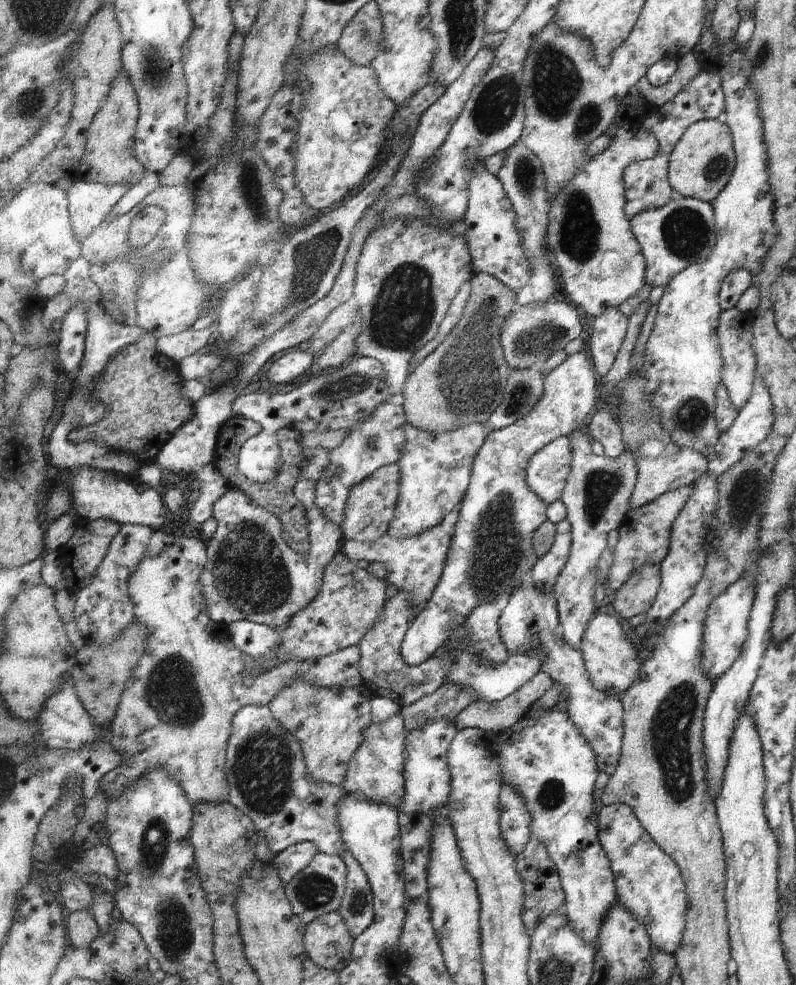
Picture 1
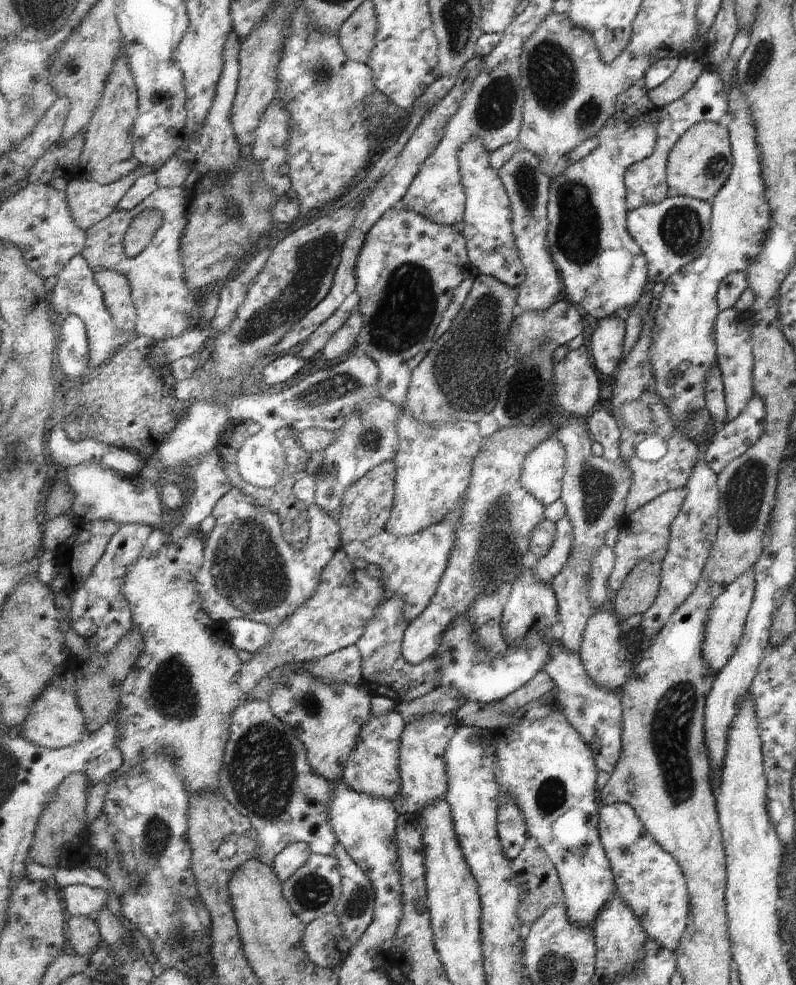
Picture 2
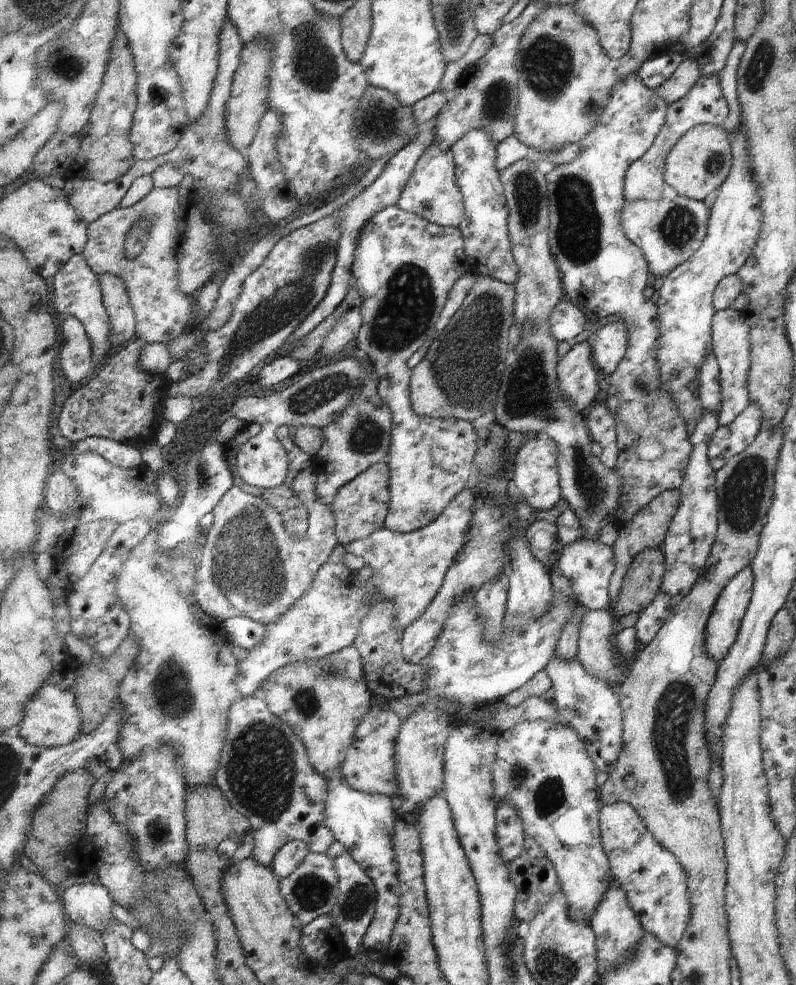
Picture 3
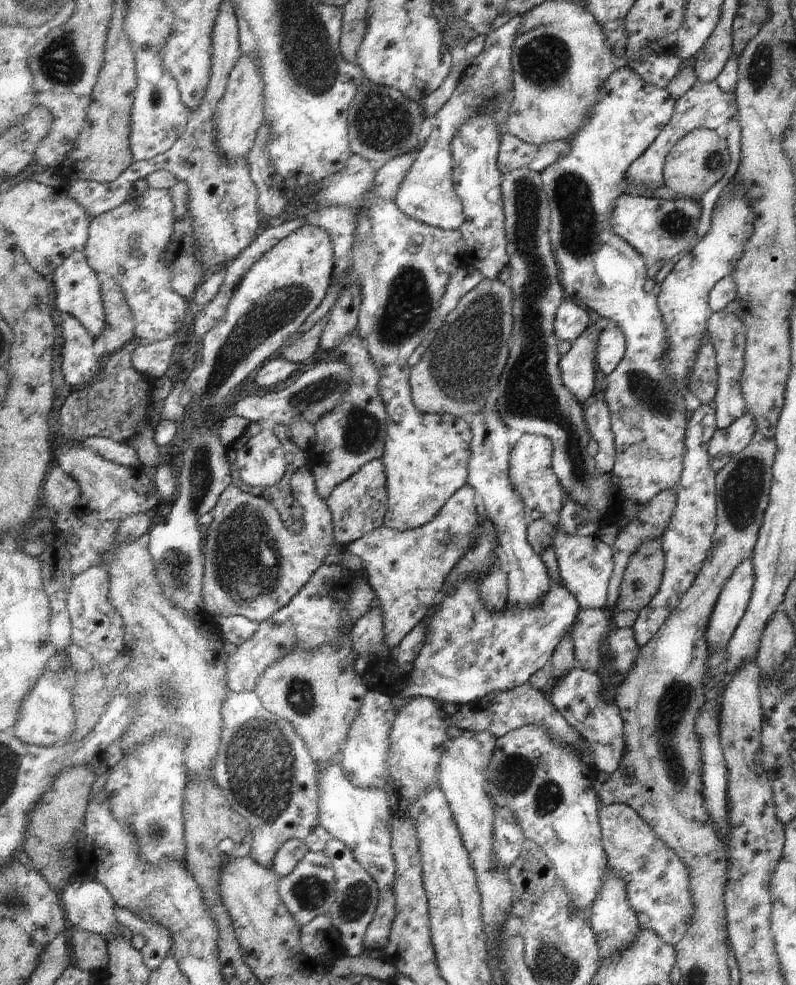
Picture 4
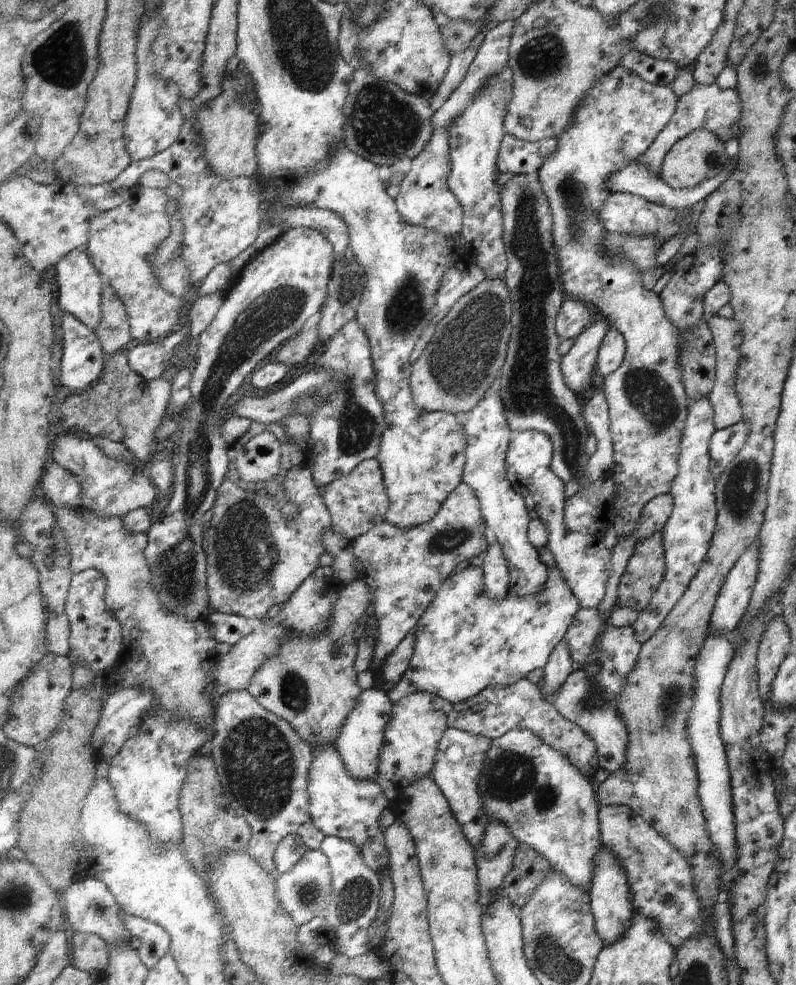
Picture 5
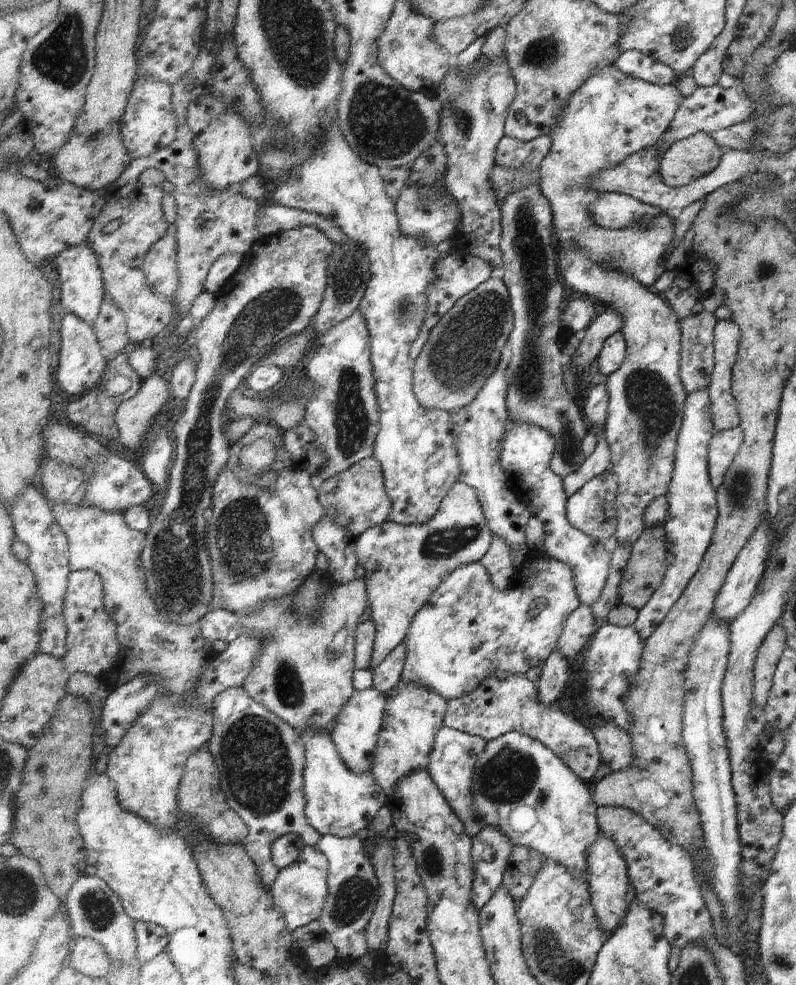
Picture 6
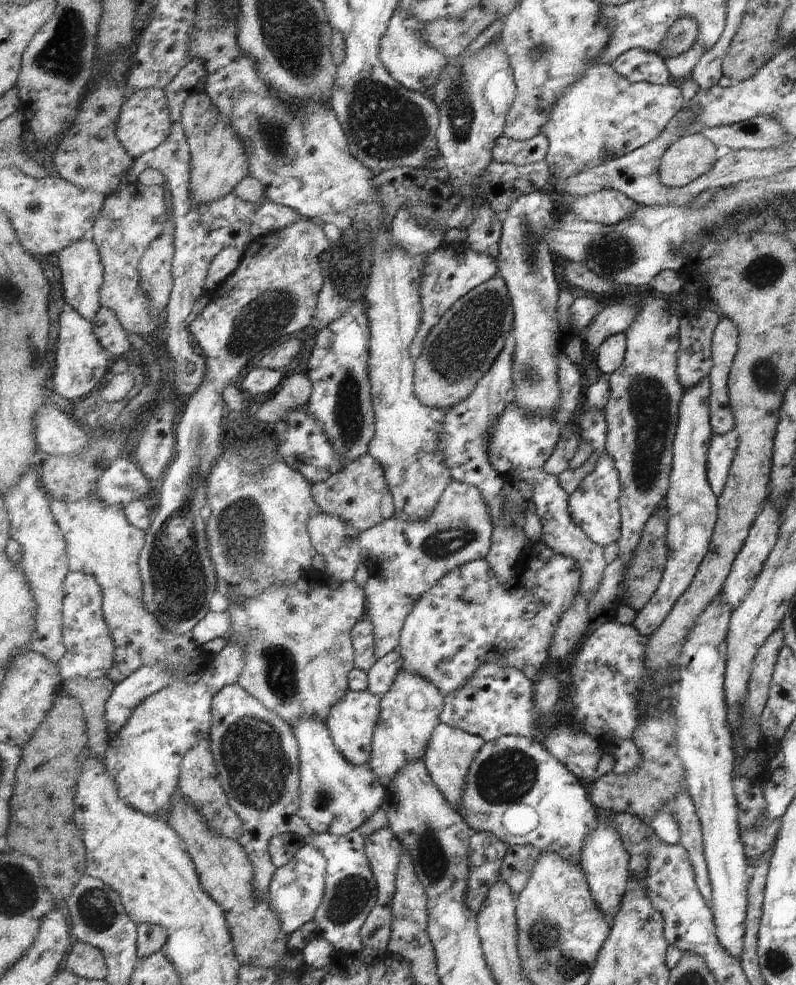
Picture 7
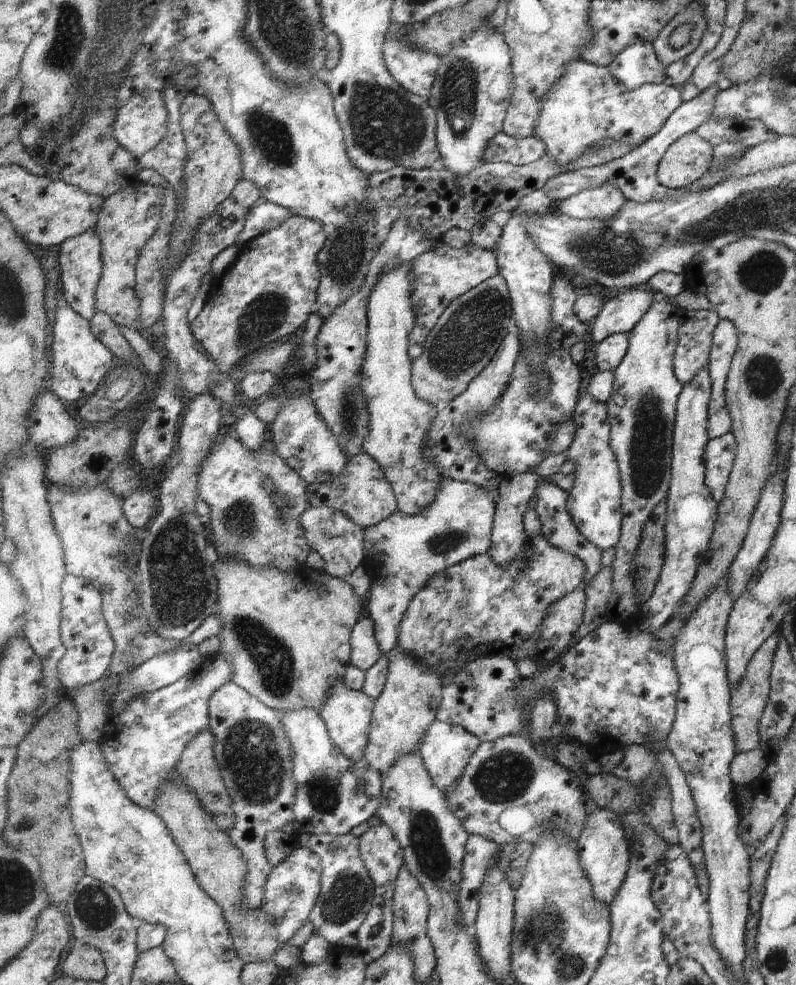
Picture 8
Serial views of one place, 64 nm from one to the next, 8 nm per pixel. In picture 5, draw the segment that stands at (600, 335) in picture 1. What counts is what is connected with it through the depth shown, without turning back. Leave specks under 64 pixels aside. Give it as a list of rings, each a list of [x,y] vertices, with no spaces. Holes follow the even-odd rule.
[[[611,328],[599,349],[599,373],[606,378],[615,372],[624,363],[626,352],[626,340],[623,333]]]

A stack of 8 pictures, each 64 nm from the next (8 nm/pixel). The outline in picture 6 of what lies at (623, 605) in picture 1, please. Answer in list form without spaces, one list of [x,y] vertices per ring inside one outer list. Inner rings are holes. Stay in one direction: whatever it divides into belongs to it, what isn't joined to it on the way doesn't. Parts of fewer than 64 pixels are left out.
[[[664,524],[649,527],[641,538],[631,546],[632,556],[628,562],[624,579],[620,586],[620,604],[632,606],[640,611],[647,606],[649,599],[657,592],[668,569],[668,552],[666,547],[666,532]]]

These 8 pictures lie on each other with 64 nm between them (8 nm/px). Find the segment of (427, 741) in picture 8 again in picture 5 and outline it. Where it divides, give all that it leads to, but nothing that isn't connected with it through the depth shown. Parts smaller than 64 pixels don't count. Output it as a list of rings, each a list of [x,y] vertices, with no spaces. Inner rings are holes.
[[[449,727],[440,742],[436,767],[431,776],[448,797],[453,814],[474,849],[480,849],[484,844],[486,831],[491,822],[479,784],[482,769],[491,750],[492,740],[489,737]]]

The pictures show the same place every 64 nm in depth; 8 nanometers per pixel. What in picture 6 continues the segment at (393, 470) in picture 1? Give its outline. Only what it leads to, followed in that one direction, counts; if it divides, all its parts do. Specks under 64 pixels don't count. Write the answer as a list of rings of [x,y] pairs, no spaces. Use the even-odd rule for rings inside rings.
[[[373,456],[363,459],[348,471],[336,474],[321,484],[321,502],[328,512],[328,518],[360,537],[370,528],[388,520],[391,514],[391,498],[385,488],[381,463]]]

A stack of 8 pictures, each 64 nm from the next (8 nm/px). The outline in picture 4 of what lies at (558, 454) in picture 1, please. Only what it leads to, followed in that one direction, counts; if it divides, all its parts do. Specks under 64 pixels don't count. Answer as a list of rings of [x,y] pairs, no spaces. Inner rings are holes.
[[[525,431],[517,436],[512,447],[510,460],[510,477],[513,487],[522,496],[524,506],[531,514],[541,512],[547,518],[557,516],[564,507],[567,498],[565,489],[562,487],[560,477],[556,475],[554,466],[555,446],[550,437],[541,434],[532,434]]]

